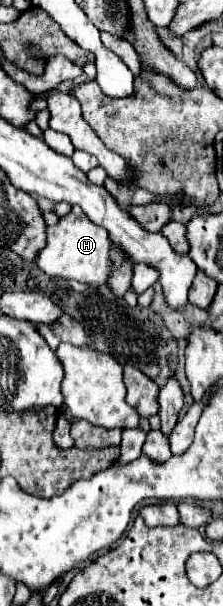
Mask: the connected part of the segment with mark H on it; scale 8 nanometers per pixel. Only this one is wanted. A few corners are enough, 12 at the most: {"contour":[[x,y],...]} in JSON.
{"contour":[[79,206],[47,228],[35,262],[49,276],[103,286],[109,232]]}

